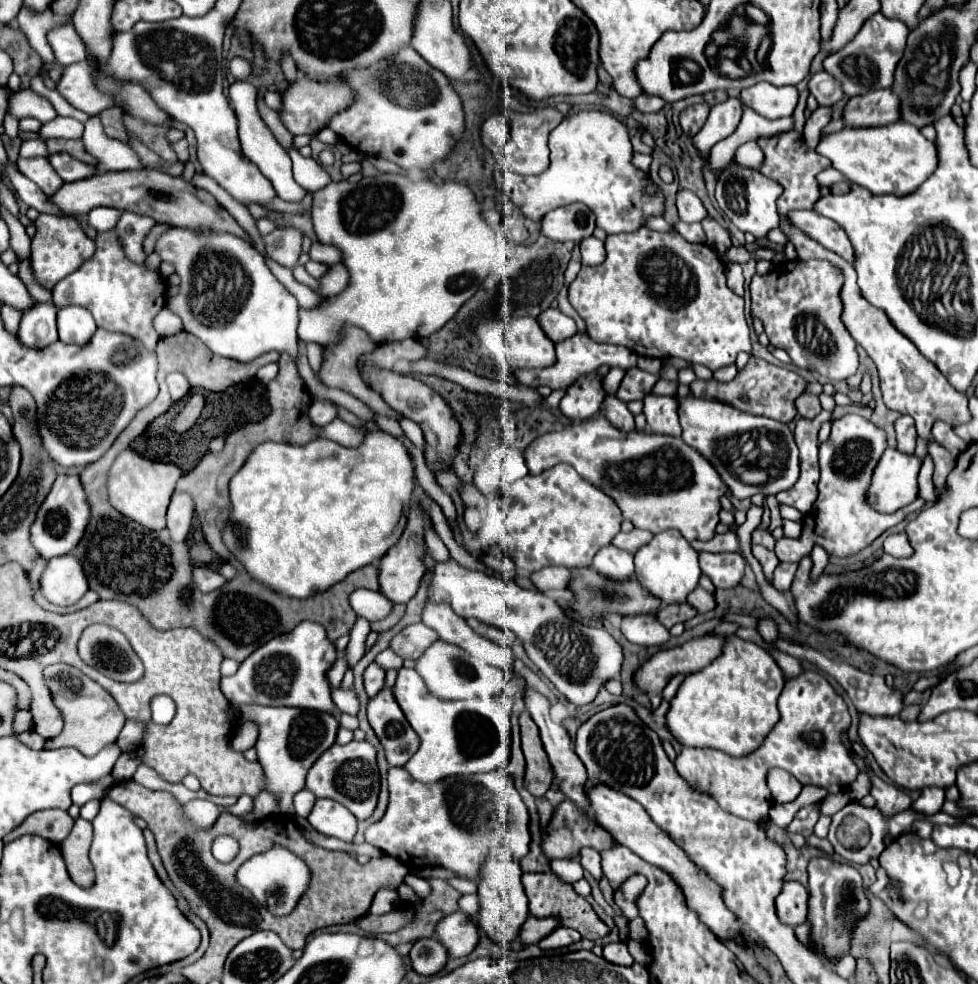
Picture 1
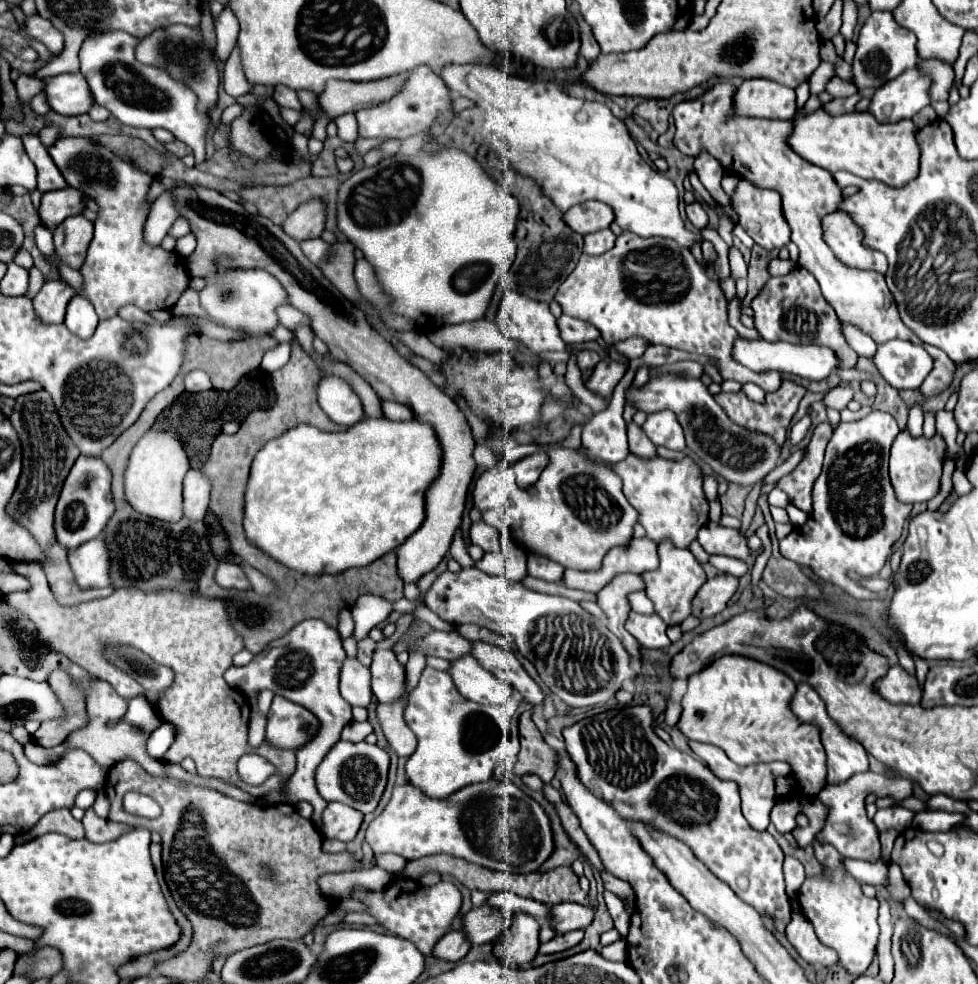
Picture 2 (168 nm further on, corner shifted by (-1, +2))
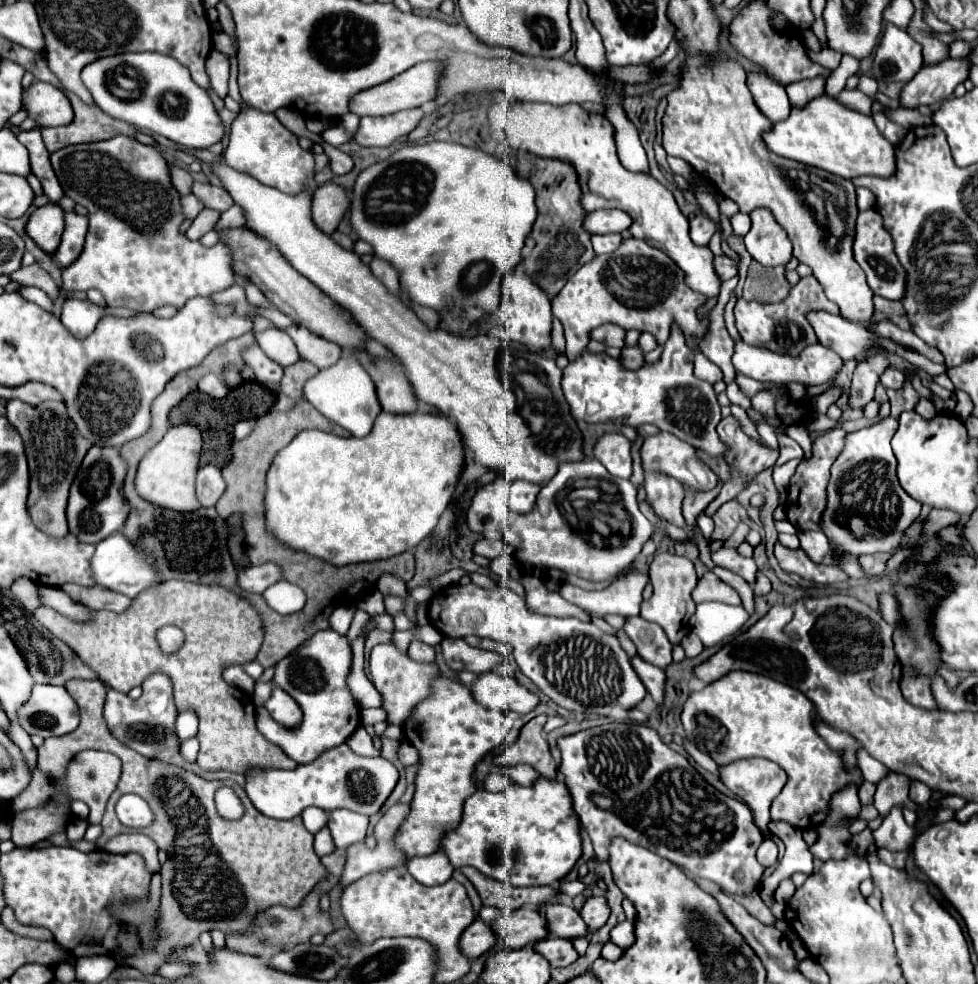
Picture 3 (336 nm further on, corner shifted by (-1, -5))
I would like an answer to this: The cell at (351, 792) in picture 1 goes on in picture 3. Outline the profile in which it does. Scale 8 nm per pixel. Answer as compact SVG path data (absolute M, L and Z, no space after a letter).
M344 743L340 747L334 747L332 751L326 751L310 765L298 765L292 771L248 771L246 793L260 813L274 819L292 819L310 805L316 805L324 811L350 809L370 817L380 811L384 801L392 793L396 781L398 771L390 761L386 761L384 757L356 755Z

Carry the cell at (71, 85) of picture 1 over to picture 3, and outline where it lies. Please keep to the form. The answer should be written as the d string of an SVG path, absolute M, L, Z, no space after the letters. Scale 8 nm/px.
M34 81L24 93L24 107L28 117L36 119L40 127L68 125L74 119L74 109L66 93L52 83Z

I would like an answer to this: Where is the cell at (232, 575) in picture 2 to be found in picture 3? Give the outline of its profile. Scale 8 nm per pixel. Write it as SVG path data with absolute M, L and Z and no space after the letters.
M268 563L268 565L260 565L260 567L240 569L236 579L238 579L238 587L242 591L262 593L266 587L280 581L282 575L280 575L280 567L276 567L274 563Z

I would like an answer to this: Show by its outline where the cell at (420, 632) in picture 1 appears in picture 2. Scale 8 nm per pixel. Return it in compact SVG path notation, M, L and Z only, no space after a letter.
M456 630L452 632L430 632L426 638L422 638L418 644L412 646L412 650L422 652L424 656L438 656L446 660L458 660L464 654L470 654L472 642L462 638Z

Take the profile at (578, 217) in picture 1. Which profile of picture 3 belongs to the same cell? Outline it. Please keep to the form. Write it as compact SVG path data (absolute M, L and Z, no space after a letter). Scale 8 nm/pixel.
M608 209L608 211L592 211L584 217L582 227L590 233L590 235L604 235L604 233L622 233L626 231L626 227L630 227L632 219L628 213L620 211L620 209Z

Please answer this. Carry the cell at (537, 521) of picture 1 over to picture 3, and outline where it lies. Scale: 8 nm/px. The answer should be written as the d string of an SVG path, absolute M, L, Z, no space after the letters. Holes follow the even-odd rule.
M582 459L576 463L560 463L556 475L548 481L548 485L544 485L538 493L538 501L534 505L534 509L530 513L510 513L510 517L502 523L504 529L504 539L508 543L514 545L516 549L516 559L522 563L524 571L534 571L534 567L542 567L542 569L560 569L566 573L572 573L576 577L588 579L588 581L606 581L616 577L624 567L628 567L640 553L644 541L650 539L652 535L652 525L650 521L640 513L638 509L638 501L636 501L636 487L630 481L624 479L616 479L612 477L604 465L596 459ZM588 479L596 479L596 481L606 481L608 491L602 493L602 497L592 503L592 501L582 501L574 497L574 483L578 481L588 481ZM594 523L606 523L604 533L596 531Z

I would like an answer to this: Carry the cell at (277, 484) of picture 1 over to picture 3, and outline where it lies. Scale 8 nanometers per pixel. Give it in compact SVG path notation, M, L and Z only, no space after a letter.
M382 411L374 421L372 431L366 437L360 437L360 439L358 437L344 439L344 437L336 437L332 433L324 433L324 431L318 431L318 429L302 431L284 449L280 449L276 453L276 457L272 459L272 465L266 473L266 495L264 495L266 531L274 539L278 539L278 543L282 543L284 547L308 553L308 555L312 555L312 557L316 557L324 563L336 565L336 567L390 559L394 555L400 555L400 553L416 547L422 539L432 535L440 515L444 513L444 509L452 501L454 489L458 485L458 477L462 473L462 463L464 463L464 445L462 445L460 433L456 429L456 423L448 417L444 417L444 415L430 415L430 413L422 413L422 411L416 411L412 415L388 415L388 413Z

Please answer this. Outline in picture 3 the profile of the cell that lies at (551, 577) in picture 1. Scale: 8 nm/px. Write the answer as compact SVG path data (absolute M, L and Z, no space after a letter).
M634 561L624 575L616 577L602 591L586 591L572 583L562 583L560 595L566 601L582 607L584 611L596 617L602 617L608 613L618 613L618 615L628 617L628 615L640 615L642 589L648 583L650 583L648 563Z

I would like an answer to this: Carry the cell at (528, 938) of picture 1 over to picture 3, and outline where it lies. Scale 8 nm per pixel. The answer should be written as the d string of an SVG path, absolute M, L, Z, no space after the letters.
M590 897L590 899L586 899L584 907L580 909L580 917L584 919L590 933L598 931L606 923L608 915L610 915L610 909L608 909L604 897Z

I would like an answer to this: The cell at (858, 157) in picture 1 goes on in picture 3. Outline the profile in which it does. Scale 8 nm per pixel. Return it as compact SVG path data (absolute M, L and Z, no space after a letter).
M826 95L812 99L802 109L794 107L786 121L776 123L772 131L764 133L764 143L780 157L824 169L842 179L852 179L858 175L874 175L886 179L896 173L894 145L878 131L874 119L844 107Z

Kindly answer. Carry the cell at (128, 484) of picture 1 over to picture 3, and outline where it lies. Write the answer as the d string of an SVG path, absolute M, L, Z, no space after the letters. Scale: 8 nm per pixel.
M176 425L166 431L166 435L142 457L136 471L136 493L160 509L172 509L180 513L190 513L200 509L194 495L194 479L198 471L198 459L202 451L202 435L194 425Z

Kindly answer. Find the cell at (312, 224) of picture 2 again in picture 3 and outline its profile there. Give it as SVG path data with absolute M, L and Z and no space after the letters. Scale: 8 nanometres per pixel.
M334 183L320 185L312 195L312 221L314 221L314 225L322 233L330 235L332 231L336 231L340 219L344 217L348 203L350 203L350 199L342 187L338 187Z

